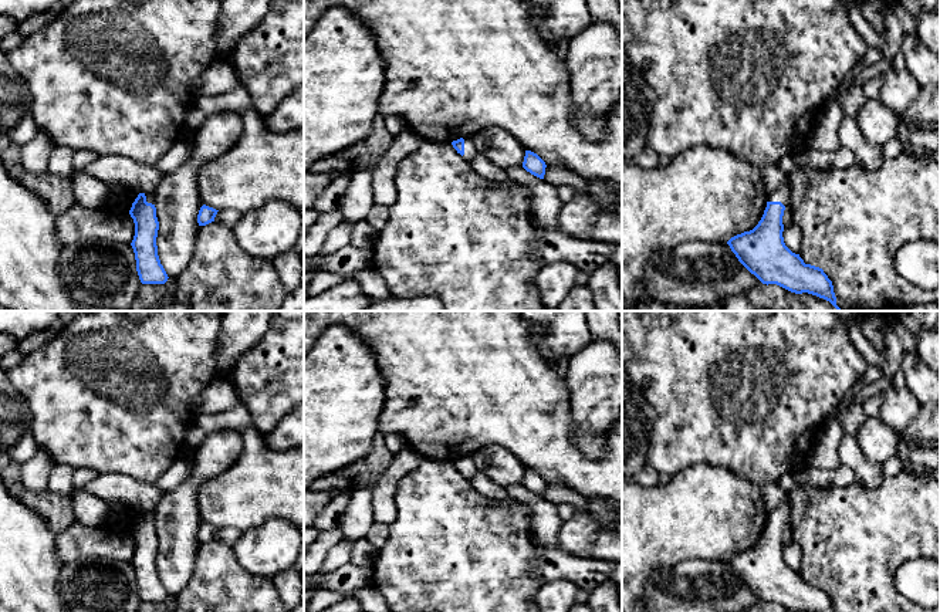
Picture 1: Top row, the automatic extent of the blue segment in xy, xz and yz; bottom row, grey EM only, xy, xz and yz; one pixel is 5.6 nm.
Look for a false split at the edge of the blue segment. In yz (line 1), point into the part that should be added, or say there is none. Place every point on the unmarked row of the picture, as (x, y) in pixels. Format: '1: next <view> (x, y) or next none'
1: next yz (781, 513)

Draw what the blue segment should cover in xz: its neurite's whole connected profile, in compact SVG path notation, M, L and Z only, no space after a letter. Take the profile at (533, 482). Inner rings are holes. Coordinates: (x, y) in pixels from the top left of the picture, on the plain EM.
M525 469L523 486L531 493L544 497L547 483L537 471Z

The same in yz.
M789 500L768 513L758 542L731 555L727 562L738 579L763 602L777 602L795 612L835 612L822 586L805 582L784 561L782 534L789 514Z

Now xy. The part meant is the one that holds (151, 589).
M139 511L129 528L135 541L135 554L131 561L136 589L142 602L165 602L168 592L158 574L156 555L159 540L156 535L153 511Z

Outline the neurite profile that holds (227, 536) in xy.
M223 527L217 530L214 540L220 541L224 545L233 547L240 535L241 531L234 527Z

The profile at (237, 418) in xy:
M240 400L222 413L196 413L186 432L186 447L195 450L207 436L216 432L236 430L241 433L250 425L253 425L251 416Z

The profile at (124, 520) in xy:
M128 506L128 510L121 513L114 523L111 523L111 527L115 528L124 528L124 530L129 530L132 525L132 521L135 520L135 517L138 515L139 511L133 510L132 507Z

